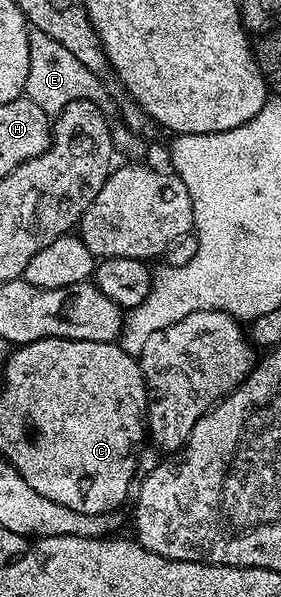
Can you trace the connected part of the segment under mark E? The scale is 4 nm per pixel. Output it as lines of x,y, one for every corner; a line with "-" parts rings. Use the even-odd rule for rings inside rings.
37,31
31,32
28,43
28,83
26,84
25,96
36,103
48,114
57,115
62,112
68,103
73,101
91,101
96,103
99,109
109,110
110,97
102,86
101,76
98,73
88,71
68,47
60,47
52,35
44,35

